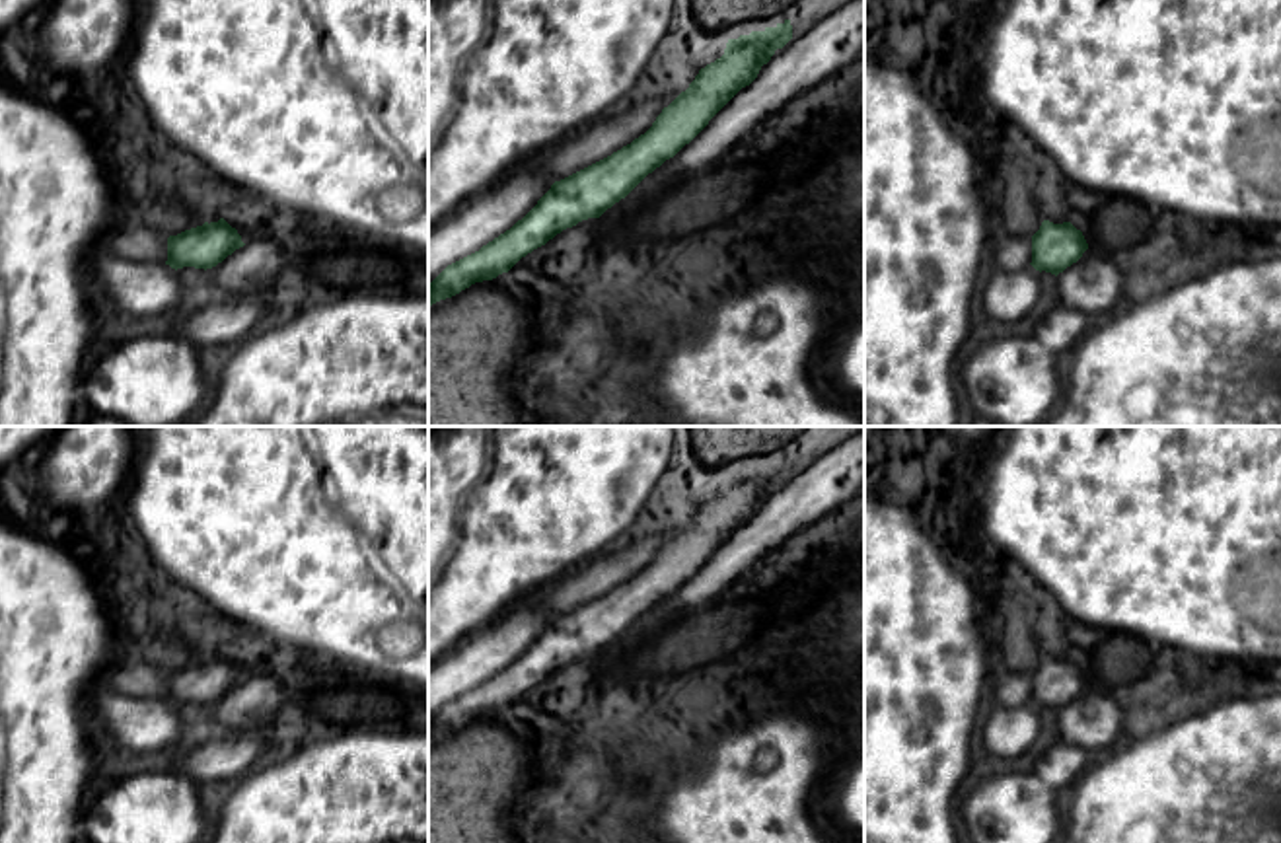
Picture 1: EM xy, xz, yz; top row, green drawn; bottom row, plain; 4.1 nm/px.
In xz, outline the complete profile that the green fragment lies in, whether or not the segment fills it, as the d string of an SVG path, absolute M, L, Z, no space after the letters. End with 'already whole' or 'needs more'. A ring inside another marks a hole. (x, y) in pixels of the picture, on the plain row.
M790 456L728 475L724 491L701 504L689 524L662 545L644 570L611 592L555 617L510 666L479 687L448 701L428 720L428 742L452 734L475 718L508 709L522 693L563 666L588 654L600 654L648 609L689 580L790 475Z; already whole

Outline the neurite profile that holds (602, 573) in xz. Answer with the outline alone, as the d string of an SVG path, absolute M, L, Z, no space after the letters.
M677 531L652 533L615 553L592 557L539 592L543 607L555 619L611 592L644 570Z

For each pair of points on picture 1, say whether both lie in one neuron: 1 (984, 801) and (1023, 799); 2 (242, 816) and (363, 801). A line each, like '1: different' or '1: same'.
1: same
2: same

